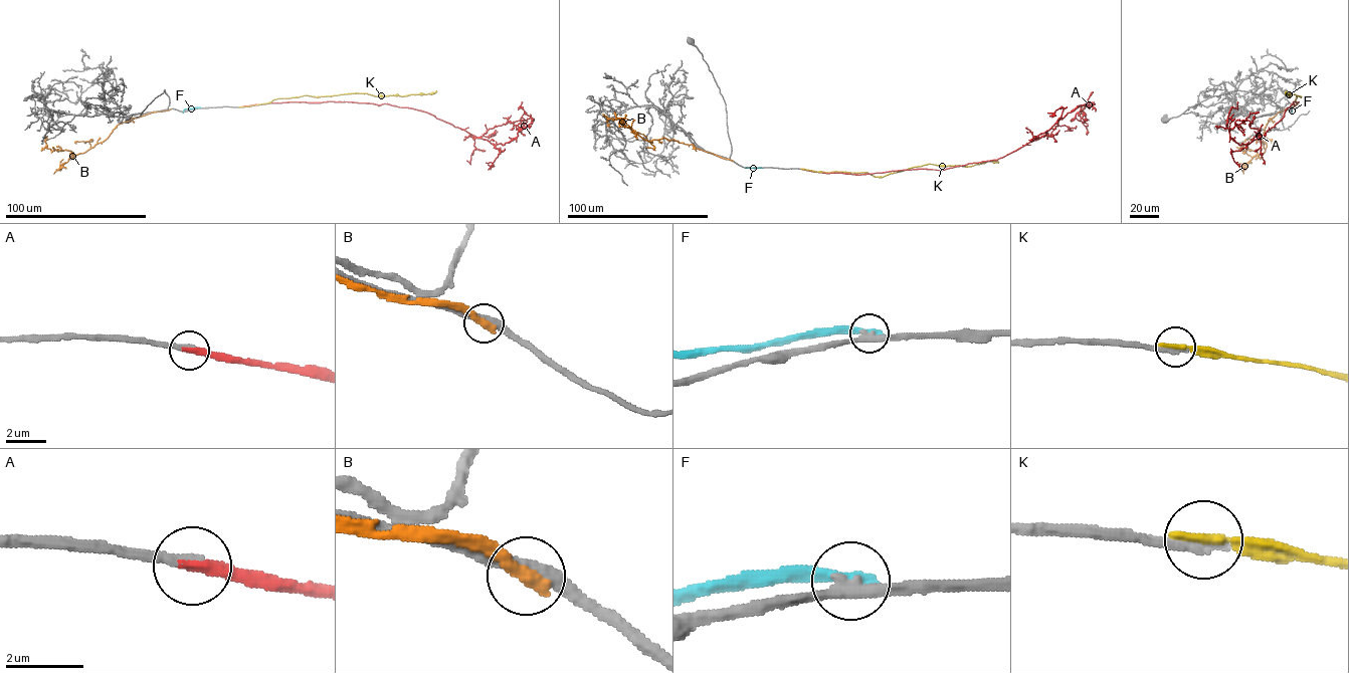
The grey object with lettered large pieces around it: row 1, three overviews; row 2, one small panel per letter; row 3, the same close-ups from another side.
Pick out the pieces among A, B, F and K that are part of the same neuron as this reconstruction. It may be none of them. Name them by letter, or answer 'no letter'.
A

